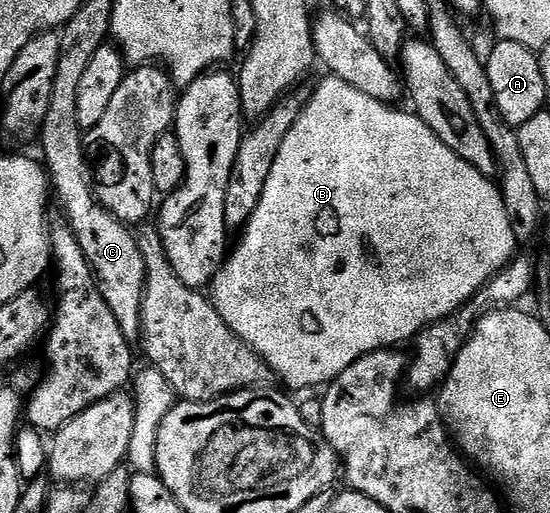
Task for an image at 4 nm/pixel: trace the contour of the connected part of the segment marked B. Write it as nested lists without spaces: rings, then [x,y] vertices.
[[[331,76],[325,77],[325,79],[325,82],[316,91],[314,89],[311,91],[308,105],[300,113],[300,118],[292,125],[288,135],[282,140],[282,148],[278,148],[278,156],[274,160],[274,168],[270,168],[270,176],[266,179],[266,188],[262,188],[262,200],[258,200],[258,208],[254,208],[254,214],[250,216],[250,220],[244,225],[244,229],[239,235],[239,238],[241,238],[240,243],[236,246],[236,251],[233,254],[231,251],[227,255],[224,265],[216,273],[215,282],[210,287],[210,297],[216,306],[218,316],[222,316],[222,320],[226,320],[228,327],[244,343],[251,346],[258,357],[264,359],[264,363],[268,365],[269,371],[273,375],[277,374],[285,382],[285,384],[283,383],[285,387],[293,386],[296,390],[308,390],[311,386],[320,386],[319,388],[327,387],[328,383],[334,381],[342,372],[346,372],[346,368],[350,368],[350,364],[354,364],[362,356],[366,356],[370,352],[378,352],[379,350],[403,347],[403,342],[411,343],[421,330],[434,325],[435,322],[441,322],[443,318],[448,318],[450,315],[455,314],[460,307],[465,306],[467,302],[471,302],[474,295],[495,274],[499,274],[512,261],[517,253],[516,246],[518,247],[518,239],[514,228],[510,224],[510,216],[506,216],[504,198],[500,194],[500,187],[493,179],[486,177],[482,172],[478,172],[478,168],[466,164],[466,160],[462,160],[462,156],[458,156],[458,152],[450,152],[450,148],[446,148],[446,144],[442,144],[442,140],[438,140],[438,136],[434,136],[434,132],[430,132],[430,128],[426,128],[426,124],[415,112],[409,112],[407,109],[405,109],[406,111],[396,110],[400,108],[393,108],[386,102],[370,100],[370,96],[366,96],[366,92],[358,92],[358,88],[350,88],[350,84],[346,84],[346,80],[338,80]]]

